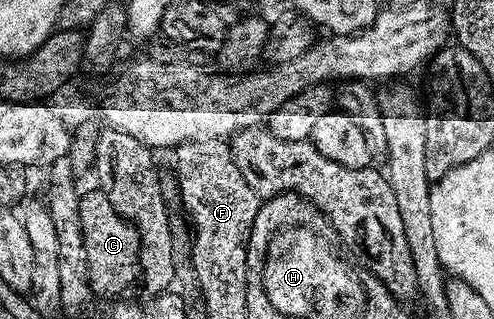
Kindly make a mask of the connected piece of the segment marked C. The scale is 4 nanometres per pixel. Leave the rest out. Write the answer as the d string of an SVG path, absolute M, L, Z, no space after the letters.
M93 189L93 191L85 191L83 190L80 195L80 225L84 229L84 249L86 250L86 264L88 265L88 273L90 274L90 289L91 292L95 296L98 295L118 295L114 297L122 297L126 290L129 289L130 286L132 288L139 282L139 270L138 270L138 262L140 261L140 249L141 249L141 239L138 236L137 229L133 223L126 220L124 217L120 216L120 214L116 213L116 209L112 207L110 201L108 201L108 197L105 196L102 190Z

